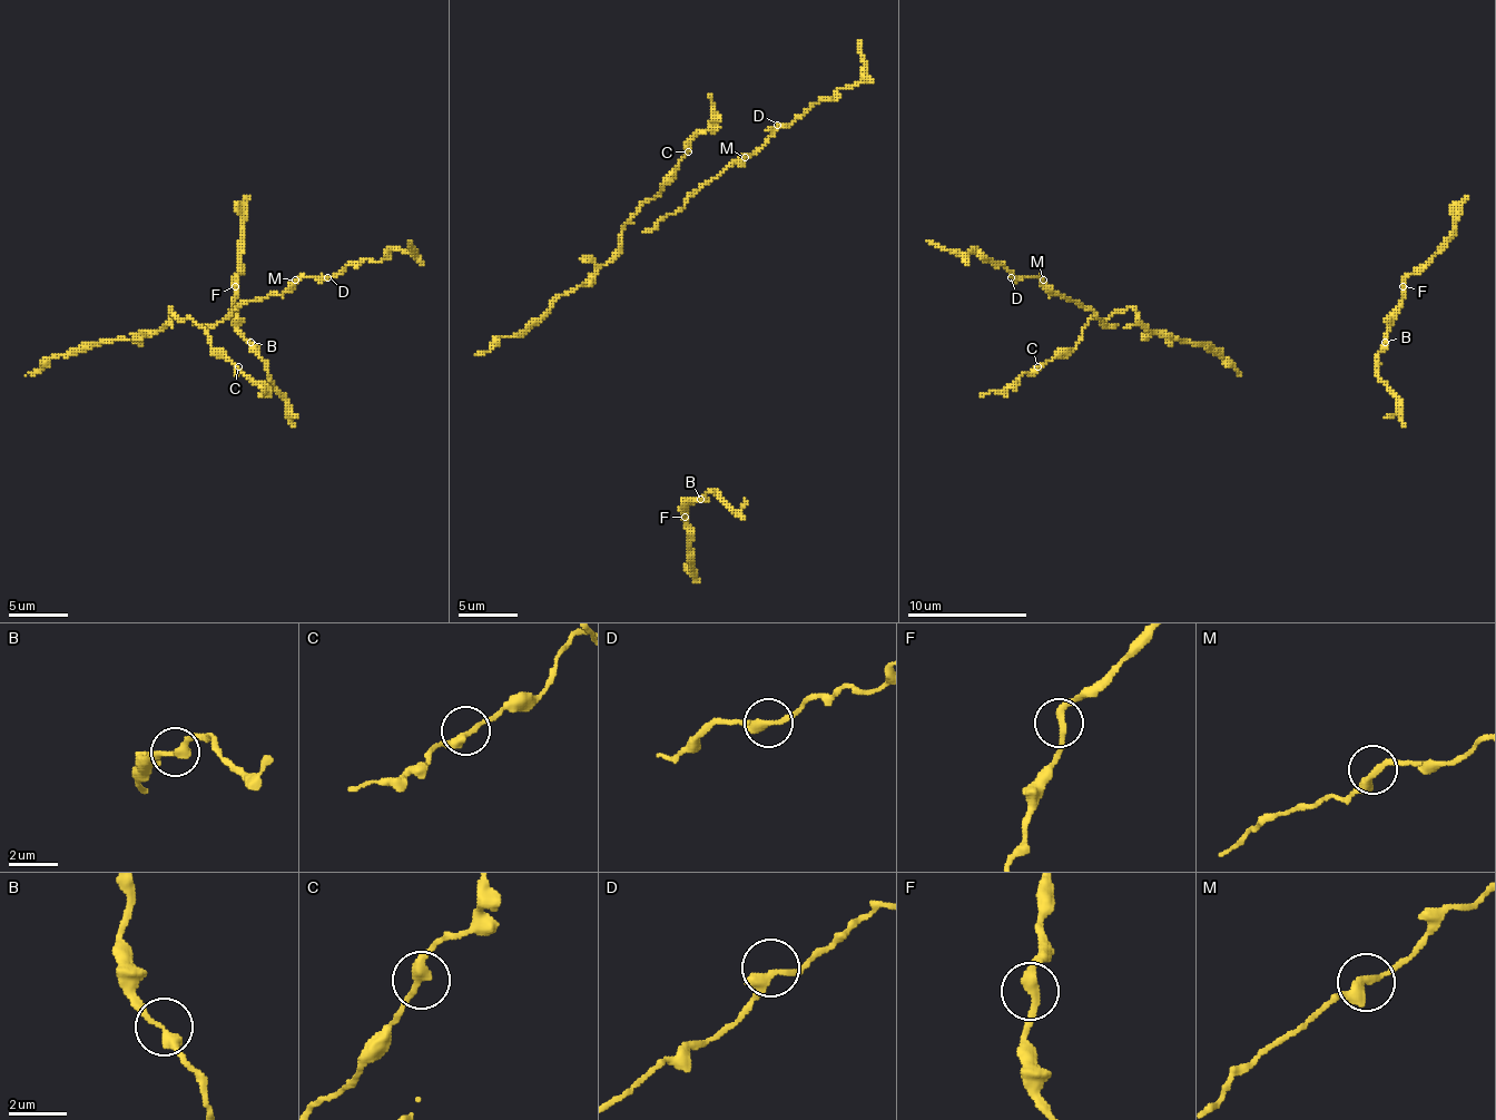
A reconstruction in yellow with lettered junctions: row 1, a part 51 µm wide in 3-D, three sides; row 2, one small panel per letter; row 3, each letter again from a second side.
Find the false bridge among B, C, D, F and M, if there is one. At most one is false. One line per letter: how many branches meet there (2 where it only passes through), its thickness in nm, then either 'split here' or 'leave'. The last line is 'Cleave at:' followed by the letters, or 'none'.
B: branches 2; calibre 320 nm; leave
C: branches 2; calibre 320 nm; leave
D: branches 2; calibre 320 nm; leave
F: branches 2; calibre 320 nm; leave
M: branches 2; calibre 320 nm; leave
Cleave at: none

